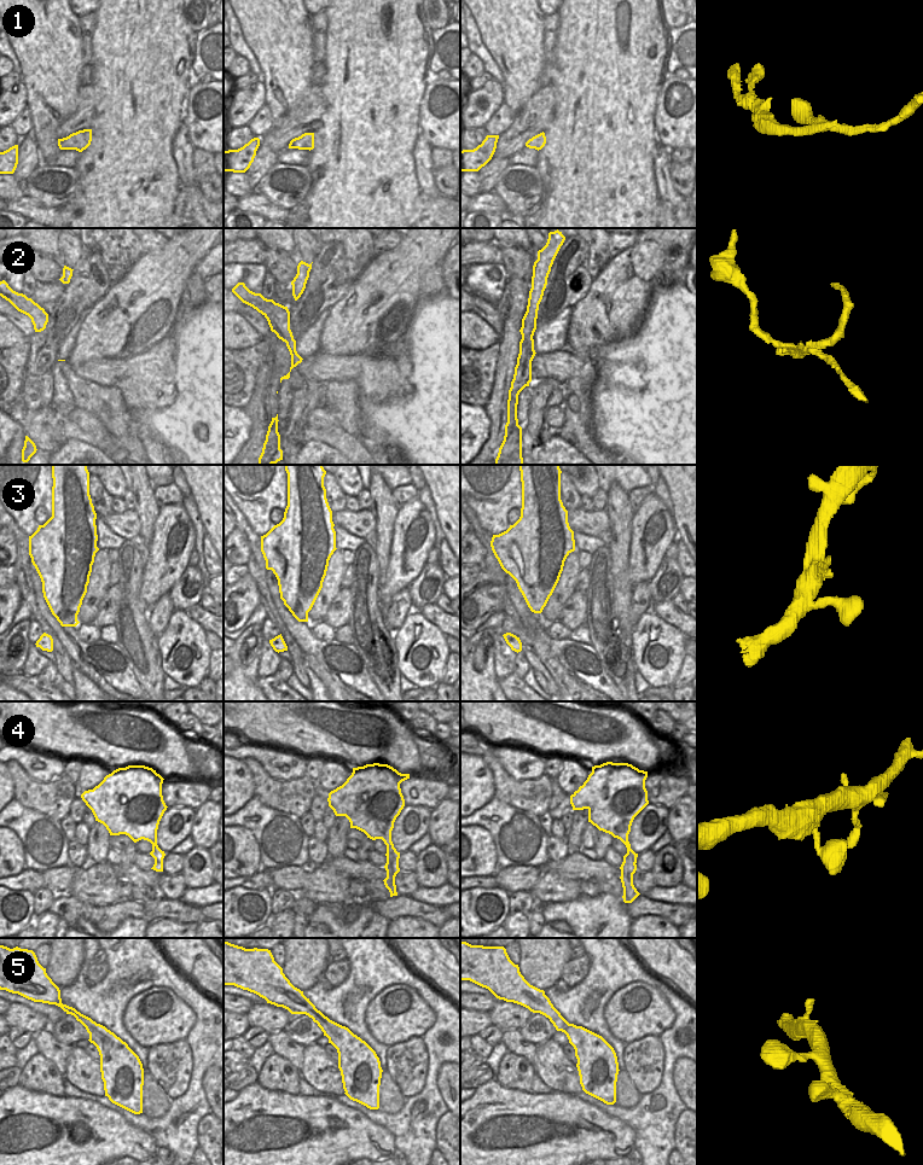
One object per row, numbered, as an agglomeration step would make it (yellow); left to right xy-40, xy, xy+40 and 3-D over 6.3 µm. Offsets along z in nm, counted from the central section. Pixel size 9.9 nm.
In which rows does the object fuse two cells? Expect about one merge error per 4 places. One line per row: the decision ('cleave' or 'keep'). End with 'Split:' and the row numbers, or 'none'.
1: keep
2: cleave
3: keep
4: keep
5: keep
Split: 2

